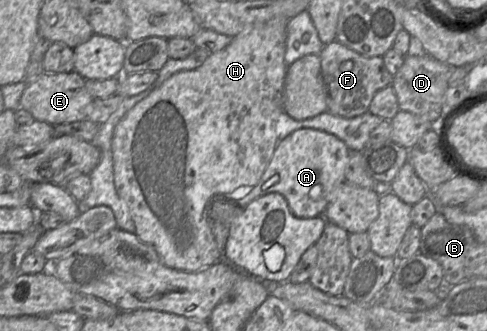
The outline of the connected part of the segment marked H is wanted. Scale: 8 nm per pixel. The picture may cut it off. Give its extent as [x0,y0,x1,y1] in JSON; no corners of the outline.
[111,16,289,272]

